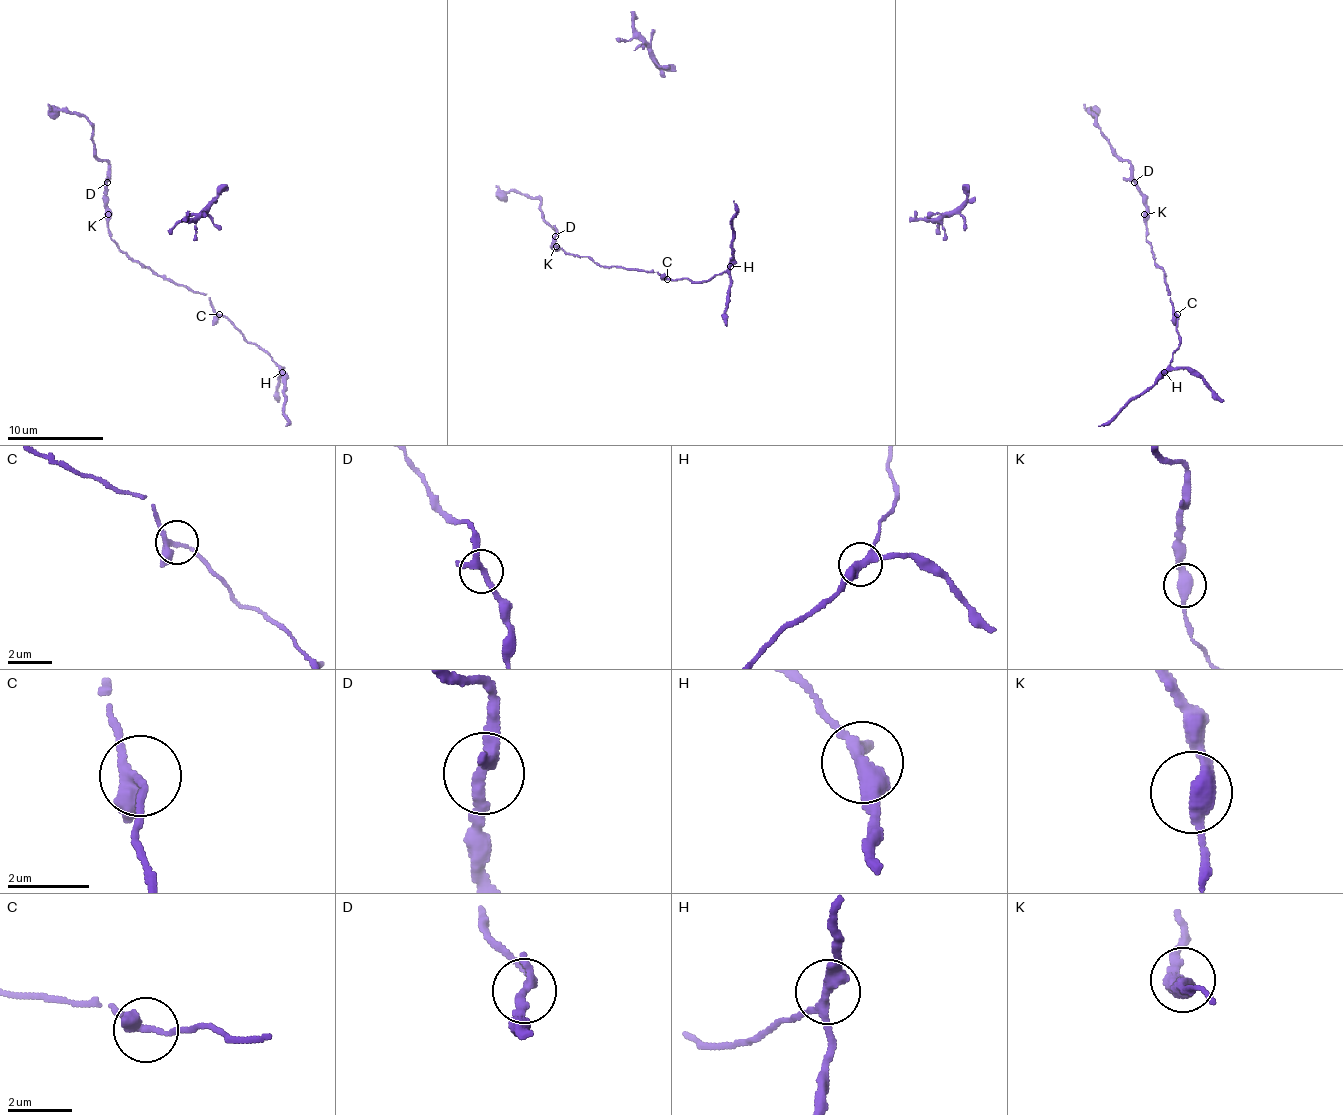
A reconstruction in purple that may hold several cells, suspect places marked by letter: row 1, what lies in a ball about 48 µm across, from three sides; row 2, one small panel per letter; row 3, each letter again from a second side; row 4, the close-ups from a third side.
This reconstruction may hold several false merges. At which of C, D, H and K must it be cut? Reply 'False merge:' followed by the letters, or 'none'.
False merge: none

